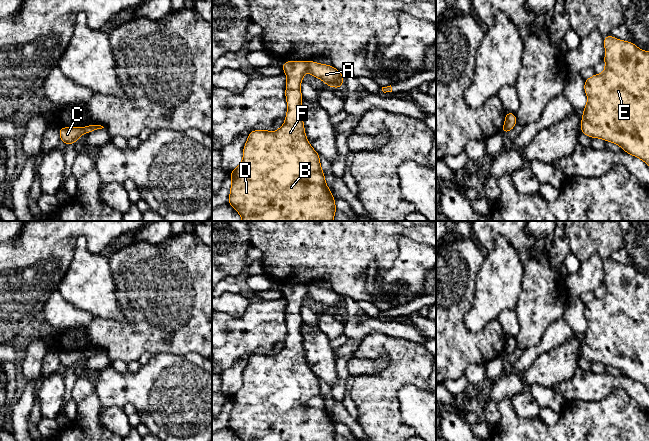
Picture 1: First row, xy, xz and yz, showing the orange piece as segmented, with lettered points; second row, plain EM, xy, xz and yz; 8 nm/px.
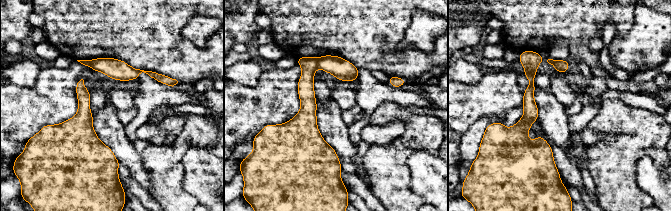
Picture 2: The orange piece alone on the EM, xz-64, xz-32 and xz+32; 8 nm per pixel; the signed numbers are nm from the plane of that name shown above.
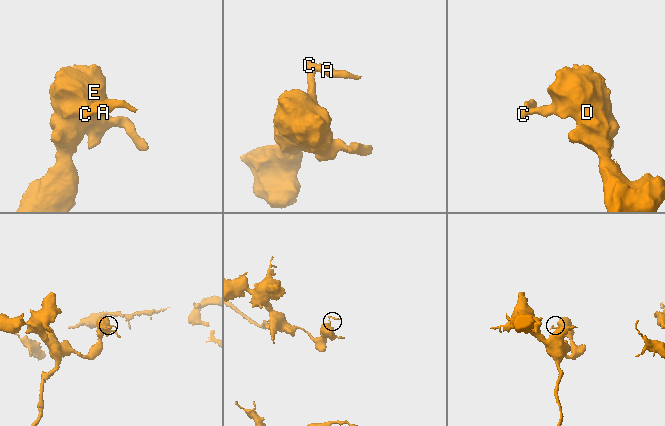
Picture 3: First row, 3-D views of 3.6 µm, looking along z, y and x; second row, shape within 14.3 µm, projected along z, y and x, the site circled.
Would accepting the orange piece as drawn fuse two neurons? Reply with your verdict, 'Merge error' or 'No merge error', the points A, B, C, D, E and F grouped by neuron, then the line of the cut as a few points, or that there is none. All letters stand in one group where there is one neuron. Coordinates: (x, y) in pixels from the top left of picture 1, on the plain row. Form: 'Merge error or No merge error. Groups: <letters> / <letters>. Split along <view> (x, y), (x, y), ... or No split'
Merge error. Groups: A / B C D E F. Split along xz (308, 286), (306, 294)

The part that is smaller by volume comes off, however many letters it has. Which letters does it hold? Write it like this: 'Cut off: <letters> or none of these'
Cut off: A

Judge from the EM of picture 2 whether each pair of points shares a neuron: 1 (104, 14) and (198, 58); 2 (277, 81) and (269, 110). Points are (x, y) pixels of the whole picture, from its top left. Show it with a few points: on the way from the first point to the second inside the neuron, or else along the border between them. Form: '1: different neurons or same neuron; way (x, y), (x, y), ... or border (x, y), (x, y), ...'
1: same neuron; way (127, 14), (162, 49), (175, 57)
2: same neuron; way (277, 88), (276, 96), (270, 103)

